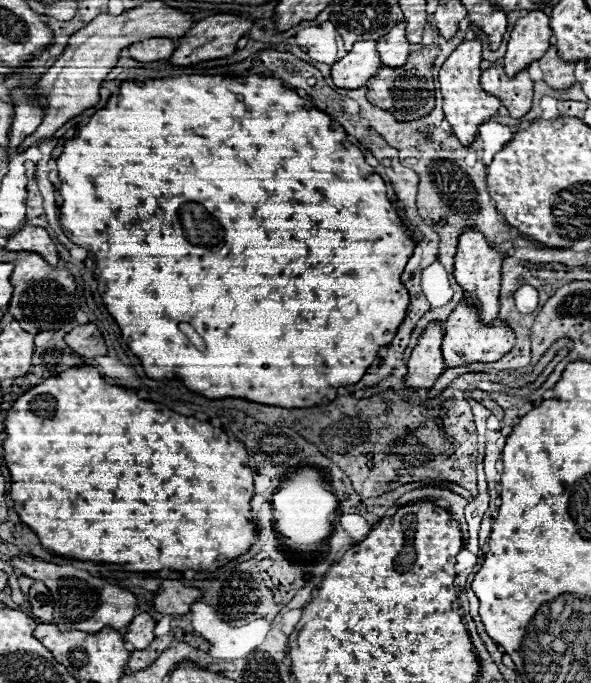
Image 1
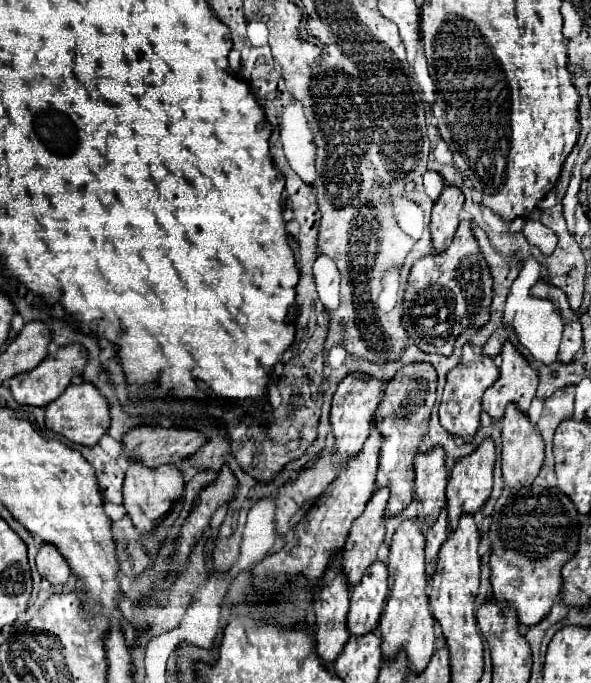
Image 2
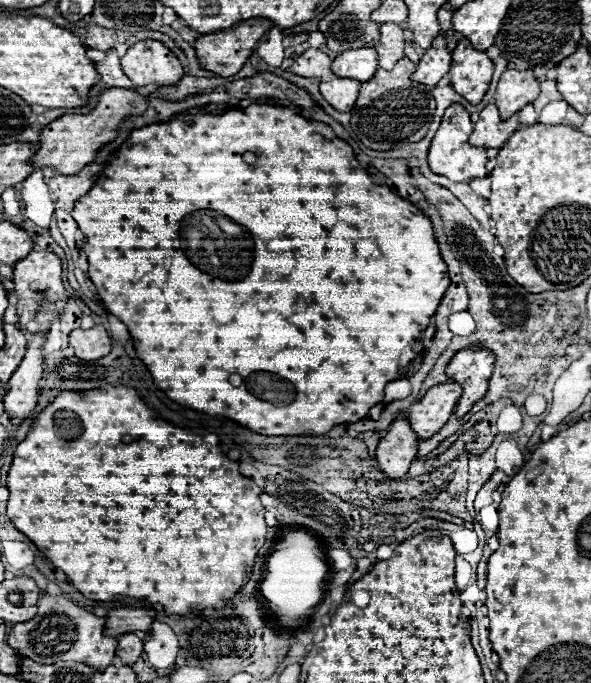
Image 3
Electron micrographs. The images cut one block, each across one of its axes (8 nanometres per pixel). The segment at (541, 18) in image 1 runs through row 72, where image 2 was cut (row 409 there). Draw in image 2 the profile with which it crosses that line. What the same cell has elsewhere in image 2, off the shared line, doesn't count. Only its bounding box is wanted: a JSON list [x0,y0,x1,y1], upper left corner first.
[502,404,544,494]

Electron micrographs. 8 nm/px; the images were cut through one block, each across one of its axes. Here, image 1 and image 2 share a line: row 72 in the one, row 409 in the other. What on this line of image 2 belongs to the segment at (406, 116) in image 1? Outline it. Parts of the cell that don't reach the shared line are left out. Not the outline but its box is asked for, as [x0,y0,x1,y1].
[372,362,436,518]

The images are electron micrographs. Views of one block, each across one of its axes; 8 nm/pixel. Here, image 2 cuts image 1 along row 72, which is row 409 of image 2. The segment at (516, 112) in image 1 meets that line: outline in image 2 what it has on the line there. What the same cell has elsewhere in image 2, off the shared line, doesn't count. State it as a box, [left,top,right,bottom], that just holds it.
[482,342,538,420]

